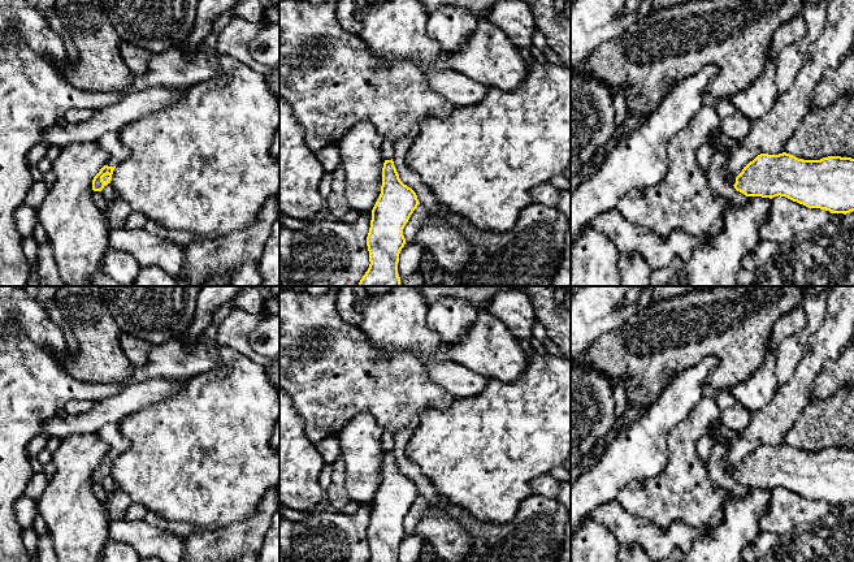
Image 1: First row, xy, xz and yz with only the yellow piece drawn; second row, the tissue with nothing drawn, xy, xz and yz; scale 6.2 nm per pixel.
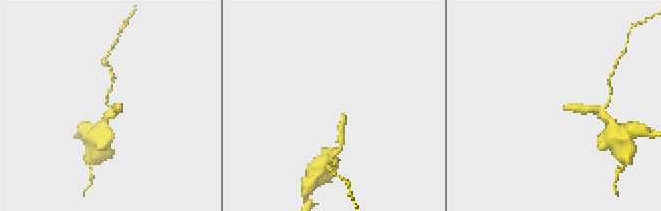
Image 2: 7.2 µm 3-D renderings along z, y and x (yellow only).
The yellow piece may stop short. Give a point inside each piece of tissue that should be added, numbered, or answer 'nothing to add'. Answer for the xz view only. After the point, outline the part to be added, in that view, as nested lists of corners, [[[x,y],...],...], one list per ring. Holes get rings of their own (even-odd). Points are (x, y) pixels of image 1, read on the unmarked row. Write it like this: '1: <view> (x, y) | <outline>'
nothing to add

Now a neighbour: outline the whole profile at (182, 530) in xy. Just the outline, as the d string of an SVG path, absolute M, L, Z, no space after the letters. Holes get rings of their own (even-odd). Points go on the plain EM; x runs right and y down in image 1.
M148 511L144 516L144 520L152 526L164 528L182 539L186 539L190 533L192 533L192 527L187 523L175 523L166 522L161 519L156 513Z

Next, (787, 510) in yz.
M779 487L771 490L770 506L760 516L759 528L780 537L797 527L815 524L829 510L829 502L809 500Z

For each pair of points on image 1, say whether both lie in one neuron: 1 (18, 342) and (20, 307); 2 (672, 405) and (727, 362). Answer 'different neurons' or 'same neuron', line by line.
1: different neurons
2: different neurons

